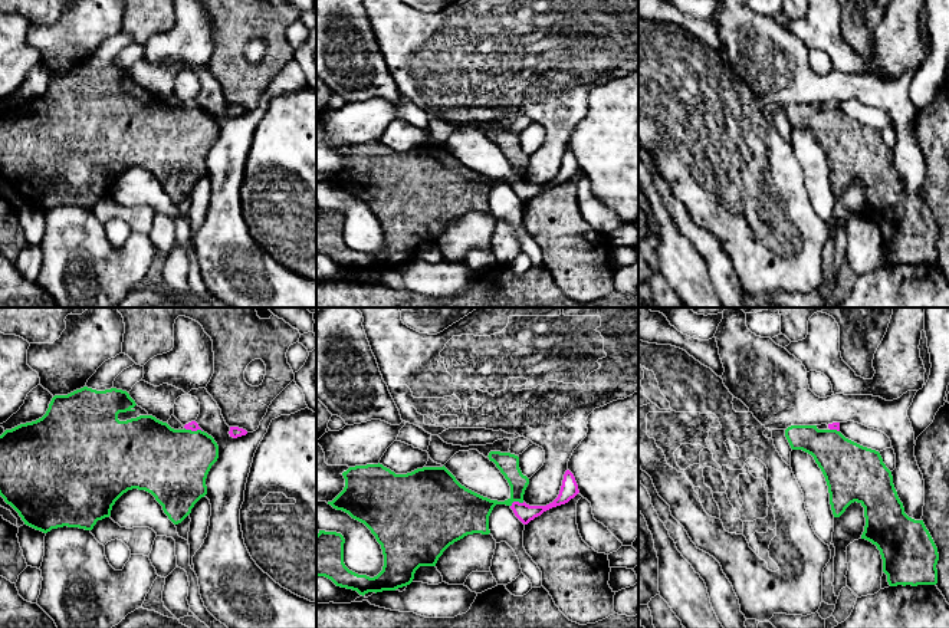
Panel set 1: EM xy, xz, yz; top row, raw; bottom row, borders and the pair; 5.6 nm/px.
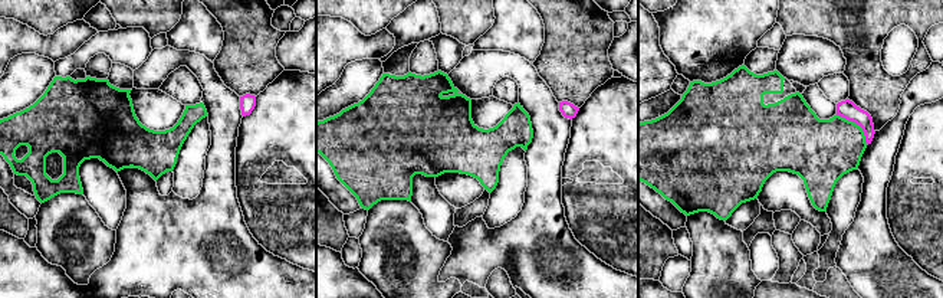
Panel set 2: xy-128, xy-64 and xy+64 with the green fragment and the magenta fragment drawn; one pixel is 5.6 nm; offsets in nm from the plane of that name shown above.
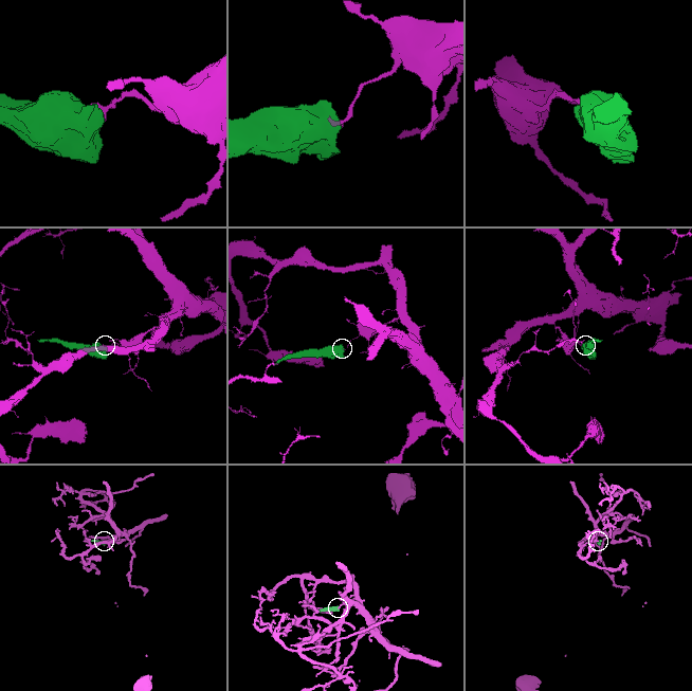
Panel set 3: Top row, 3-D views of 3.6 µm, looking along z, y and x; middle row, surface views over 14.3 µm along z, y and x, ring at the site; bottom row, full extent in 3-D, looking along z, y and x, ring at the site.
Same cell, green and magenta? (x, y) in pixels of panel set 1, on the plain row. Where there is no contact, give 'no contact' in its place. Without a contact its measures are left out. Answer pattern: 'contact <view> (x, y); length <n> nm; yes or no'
contact xz (516, 178); length 80 nm; no

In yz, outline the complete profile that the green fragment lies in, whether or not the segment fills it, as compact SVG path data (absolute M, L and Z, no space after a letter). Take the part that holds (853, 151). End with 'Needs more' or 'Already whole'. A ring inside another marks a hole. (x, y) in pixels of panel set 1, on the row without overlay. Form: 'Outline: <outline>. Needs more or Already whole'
Outline: M791 103L785 115L792 128L811 132L821 147L834 195L854 180L864 185L861 217L880 228L890 264L937 262L937 226L923 198L904 191L891 149L879 129L817 103Z. Already whole

